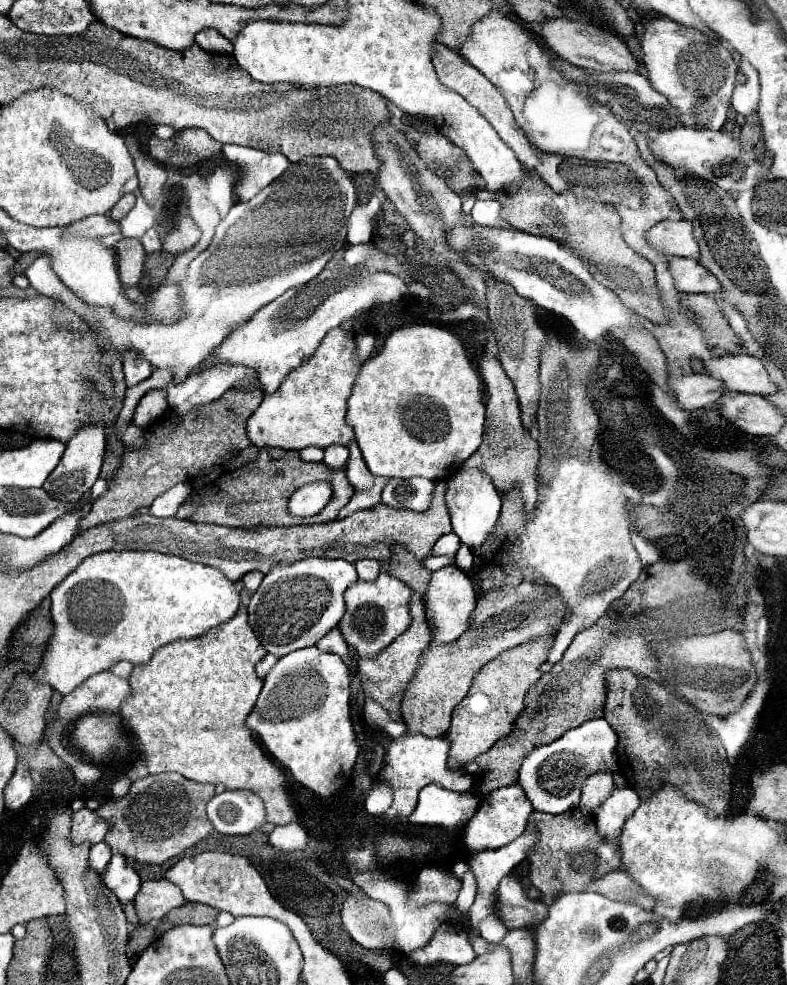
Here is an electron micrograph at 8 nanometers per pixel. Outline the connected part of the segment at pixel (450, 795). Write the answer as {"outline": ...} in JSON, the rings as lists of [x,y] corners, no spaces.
{"outline":[[[428,784],[420,790],[418,804],[408,820],[412,824],[444,826],[454,830],[474,816],[478,804],[478,798],[472,794],[458,794],[440,784]]]}

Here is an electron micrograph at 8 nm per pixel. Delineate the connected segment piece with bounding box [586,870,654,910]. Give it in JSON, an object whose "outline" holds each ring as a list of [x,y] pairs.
{"outline":[[[614,870],[604,874],[598,880],[588,882],[586,892],[598,892],[602,896],[608,896],[610,900],[618,900],[618,902],[632,902],[632,904],[640,904],[646,910],[654,908],[654,902],[650,900],[650,896],[646,896],[646,892],[642,892],[642,888],[638,888],[638,884],[634,884],[624,870]]]}

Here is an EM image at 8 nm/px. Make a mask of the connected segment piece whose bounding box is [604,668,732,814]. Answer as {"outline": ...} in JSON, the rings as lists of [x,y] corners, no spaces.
{"outline":[[[616,668],[606,672],[604,718],[614,726],[618,736],[620,772],[642,798],[664,782],[678,786],[688,798],[704,804],[710,814],[724,814],[730,804],[730,780],[720,766],[718,734],[704,722],[702,714],[686,700],[666,692],[664,686],[644,676]]]}

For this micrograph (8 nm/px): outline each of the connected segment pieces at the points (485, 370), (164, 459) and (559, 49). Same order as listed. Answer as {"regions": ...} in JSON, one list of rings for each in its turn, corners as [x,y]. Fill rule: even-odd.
{"regions":[[[[486,348],[476,358],[476,364],[478,364],[478,374],[480,374],[486,394],[488,394],[486,396],[486,424],[484,424],[484,440],[482,440],[480,448],[466,460],[464,466],[482,468],[492,478],[498,492],[518,486],[522,490],[522,500],[524,500],[526,512],[532,512],[536,506],[536,496],[538,496],[538,492],[536,492],[536,488],[538,488],[538,482],[536,482],[538,442],[532,440],[520,424],[520,410],[518,410],[514,386],[512,386],[510,378],[504,374],[496,354]]],[[[228,390],[214,404],[194,408],[184,416],[166,412],[146,432],[146,444],[140,450],[124,450],[122,466],[116,478],[108,484],[108,490],[90,504],[90,510],[82,516],[78,532],[96,524],[120,520],[136,514],[142,506],[150,506],[160,494],[176,486],[178,482],[190,482],[202,468],[226,464],[242,448],[250,446],[246,436],[246,420],[262,402],[262,390],[252,394]]],[[[552,18],[542,20],[534,26],[534,32],[540,36],[540,40],[562,60],[586,68],[586,70],[598,70],[598,72],[612,72],[612,70],[636,70],[638,62],[626,48],[624,40],[618,38],[612,32],[606,32],[606,28],[584,24],[568,18]]]]}

